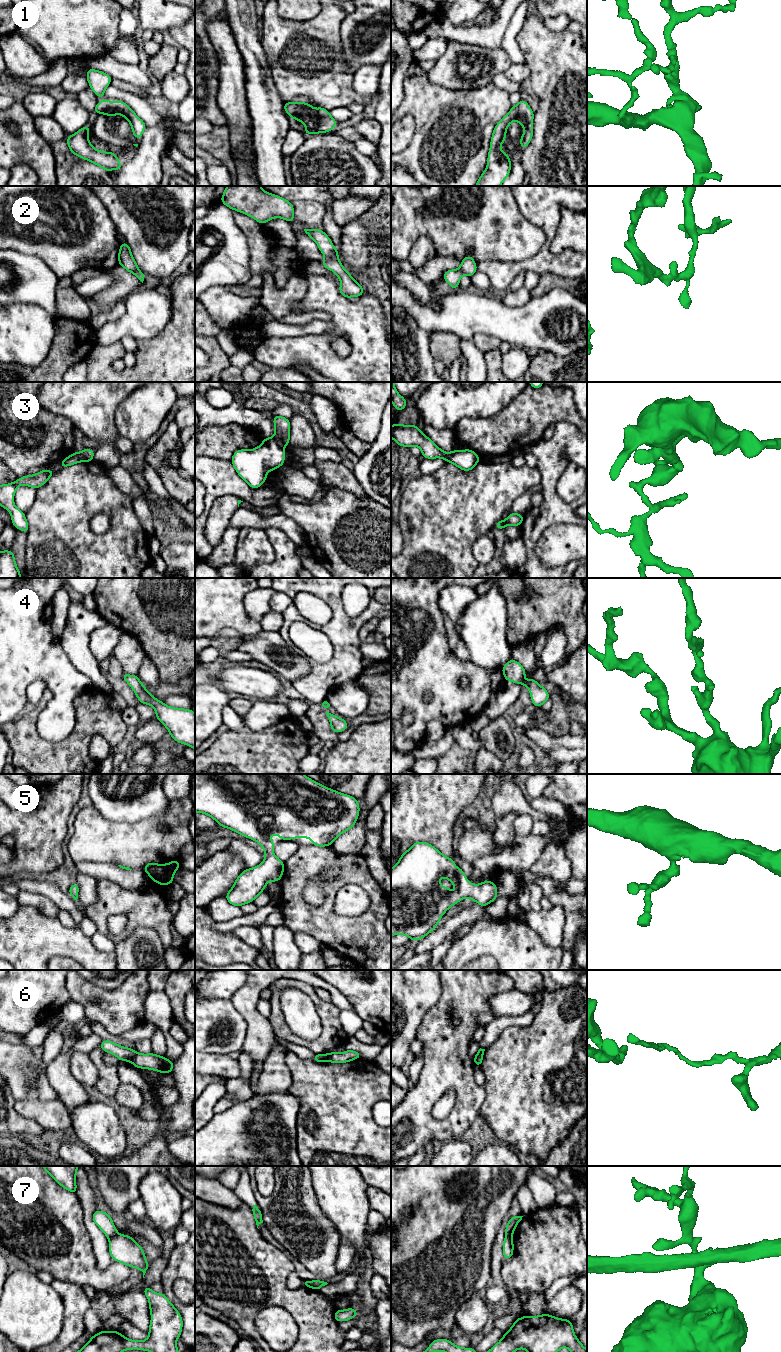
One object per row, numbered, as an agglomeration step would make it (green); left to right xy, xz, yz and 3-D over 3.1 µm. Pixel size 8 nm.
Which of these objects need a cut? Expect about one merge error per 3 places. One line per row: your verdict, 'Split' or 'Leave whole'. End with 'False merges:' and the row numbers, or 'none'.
1: Leave whole
2: Split
3: Split
4: Leave whole
5: Leave whole
6: Split
7: Split
False merges: 2, 3, 6, 7

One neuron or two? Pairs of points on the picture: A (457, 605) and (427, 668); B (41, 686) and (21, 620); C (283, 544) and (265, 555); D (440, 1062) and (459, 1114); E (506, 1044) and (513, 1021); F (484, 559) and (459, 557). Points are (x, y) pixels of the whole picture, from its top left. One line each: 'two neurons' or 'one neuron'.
A: two neurons
B: two neurons
C: two neurons
D: one neuron
E: two neurons
F: two neurons

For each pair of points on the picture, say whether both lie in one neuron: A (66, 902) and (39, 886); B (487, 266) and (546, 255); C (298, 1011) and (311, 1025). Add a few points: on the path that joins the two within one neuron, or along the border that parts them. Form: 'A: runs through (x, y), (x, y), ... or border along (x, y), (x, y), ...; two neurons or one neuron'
A: runs through (59, 898), (46, 888); one neuron
B: runs through (502, 268), (515, 268), (531, 264); one neuron
C: runs through (300, 1014), (308, 1022); one neuron

